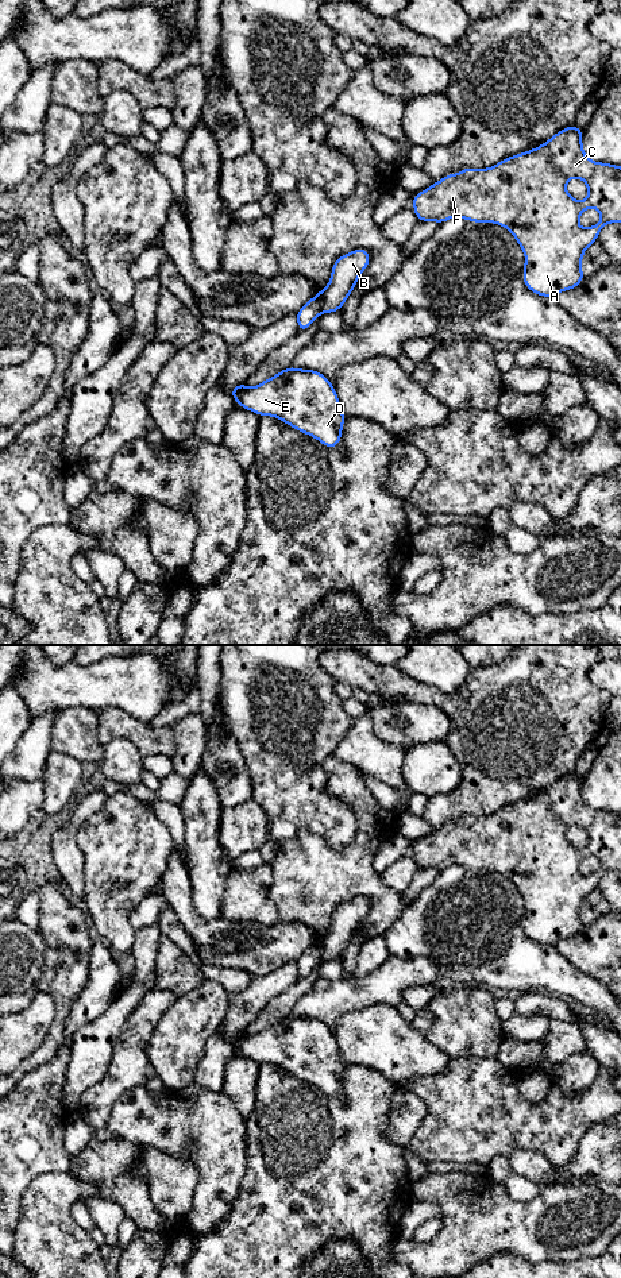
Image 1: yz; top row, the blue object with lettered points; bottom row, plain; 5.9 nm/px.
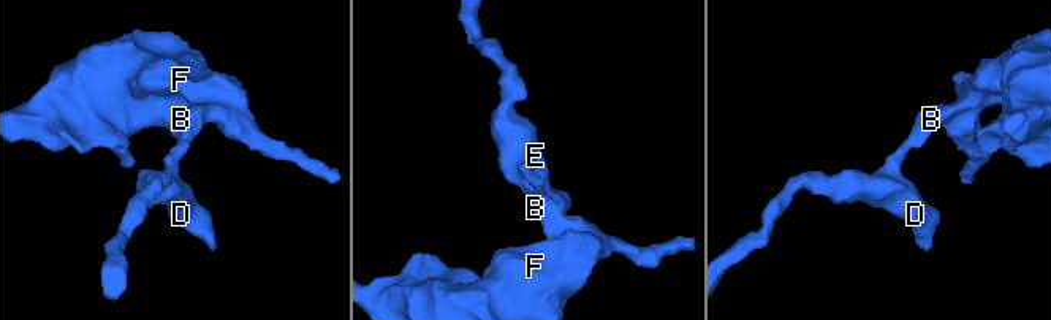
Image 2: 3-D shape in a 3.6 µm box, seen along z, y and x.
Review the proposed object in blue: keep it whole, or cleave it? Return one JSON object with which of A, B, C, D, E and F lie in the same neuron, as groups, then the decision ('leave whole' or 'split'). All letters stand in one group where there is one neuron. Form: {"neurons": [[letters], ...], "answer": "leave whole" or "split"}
{"neurons": [["A", "B", "C", "F"], ["D", "E"]], "answer": "split"}

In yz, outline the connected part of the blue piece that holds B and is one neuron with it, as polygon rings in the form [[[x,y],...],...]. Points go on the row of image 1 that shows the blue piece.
[[[363,248],[344,254],[333,262],[329,283],[315,296],[323,313],[342,309],[369,262],[370,254]]]

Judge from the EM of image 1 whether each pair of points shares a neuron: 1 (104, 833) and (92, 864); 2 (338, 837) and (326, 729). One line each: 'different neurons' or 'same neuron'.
1: same neuron
2: same neuron

